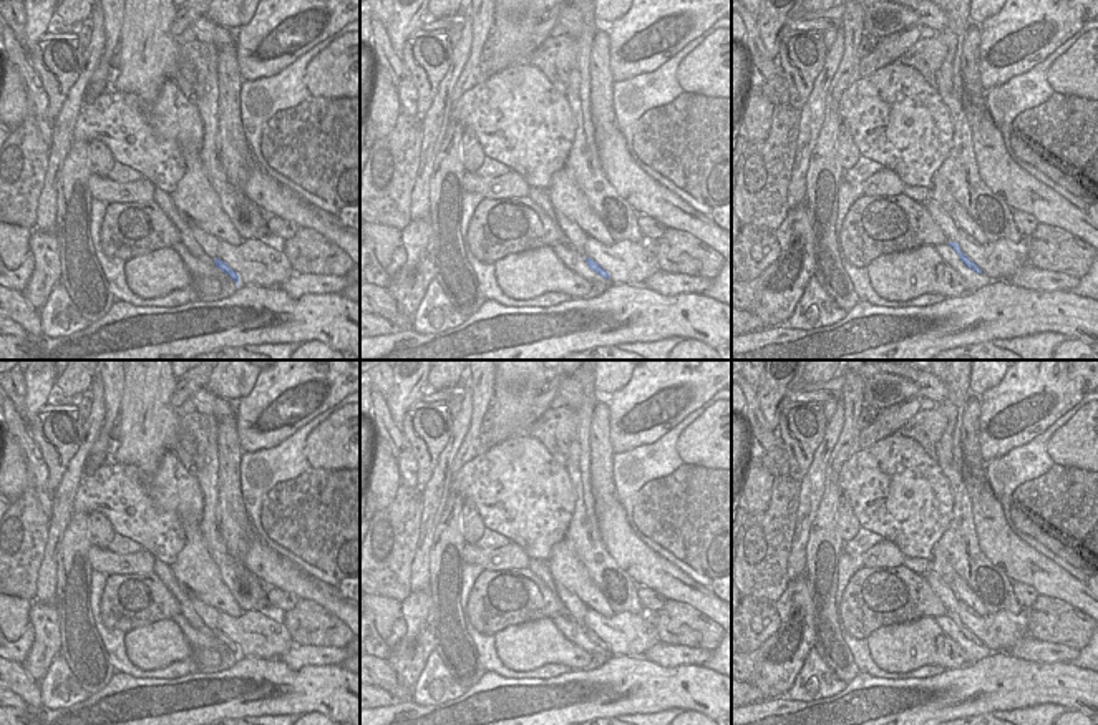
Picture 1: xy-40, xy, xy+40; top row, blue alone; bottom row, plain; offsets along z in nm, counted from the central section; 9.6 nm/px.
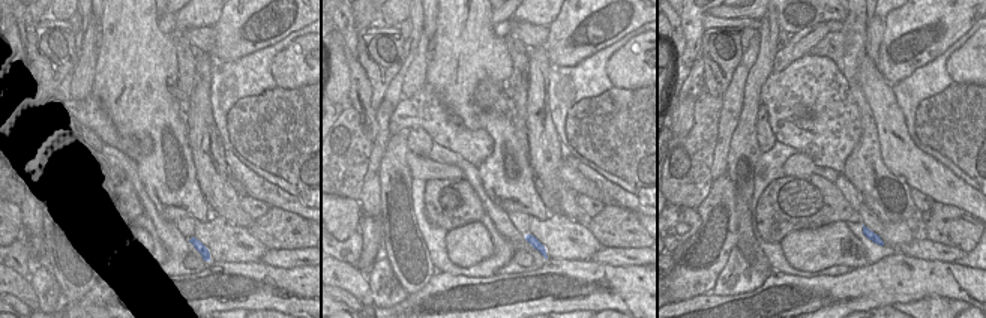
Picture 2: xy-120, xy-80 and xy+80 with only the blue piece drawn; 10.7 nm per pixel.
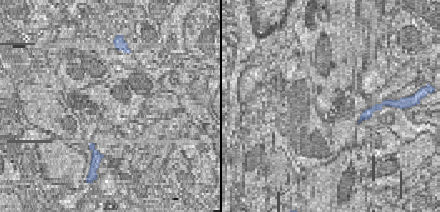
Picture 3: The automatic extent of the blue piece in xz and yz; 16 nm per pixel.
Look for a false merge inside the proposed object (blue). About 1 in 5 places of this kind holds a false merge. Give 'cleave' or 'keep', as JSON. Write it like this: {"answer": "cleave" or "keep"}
{"answer": "keep"}

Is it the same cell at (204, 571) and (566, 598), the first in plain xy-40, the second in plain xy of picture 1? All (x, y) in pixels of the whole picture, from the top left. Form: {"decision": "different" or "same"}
{"decision": "different"}

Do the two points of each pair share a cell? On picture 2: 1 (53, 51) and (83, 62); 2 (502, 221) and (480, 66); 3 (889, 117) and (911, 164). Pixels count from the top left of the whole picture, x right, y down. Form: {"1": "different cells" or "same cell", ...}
{"1": "different cells", "2": "different cells", "3": "same cell"}

